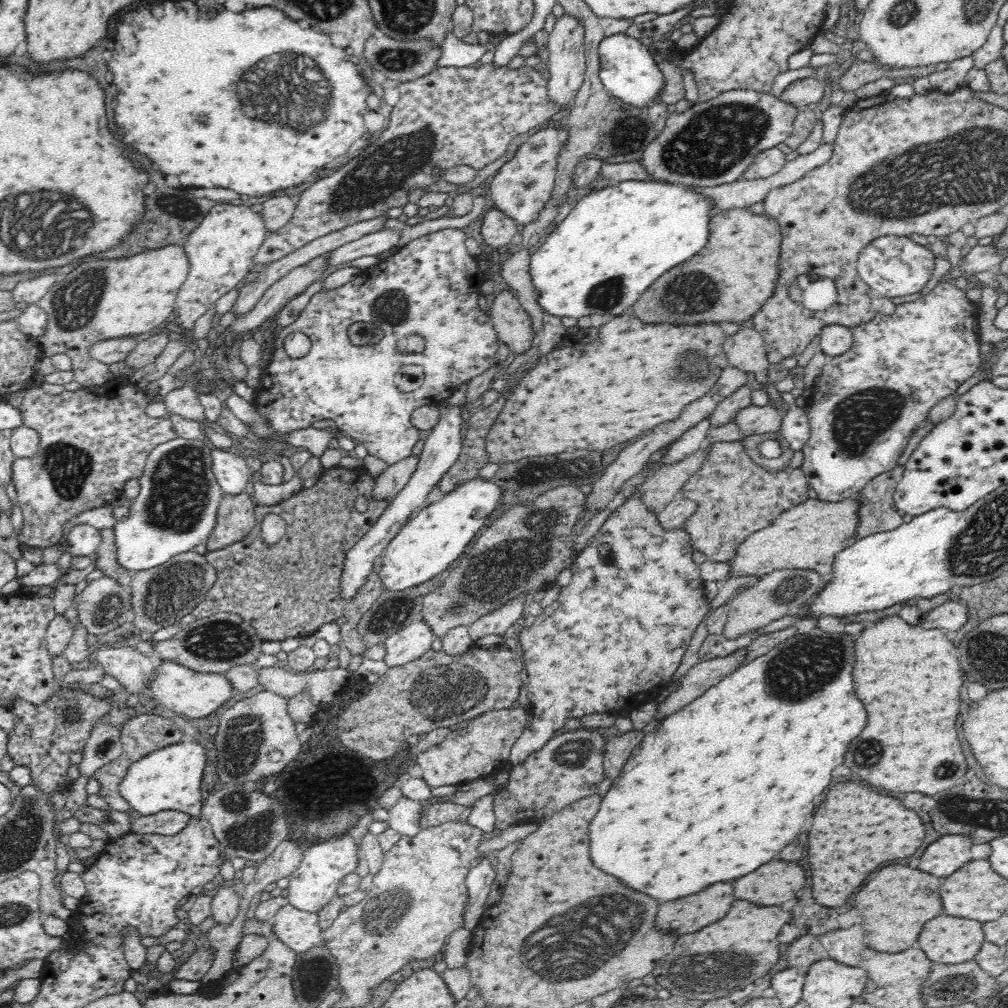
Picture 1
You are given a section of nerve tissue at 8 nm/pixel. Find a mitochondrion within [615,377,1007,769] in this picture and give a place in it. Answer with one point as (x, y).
(816, 662)

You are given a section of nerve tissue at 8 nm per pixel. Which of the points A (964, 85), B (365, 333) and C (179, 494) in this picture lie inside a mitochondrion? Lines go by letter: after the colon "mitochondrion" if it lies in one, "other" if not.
A: other
B: mitochondrion
C: mitochondrion

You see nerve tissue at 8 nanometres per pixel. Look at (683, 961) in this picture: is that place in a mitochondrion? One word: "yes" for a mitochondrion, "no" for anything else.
yes

